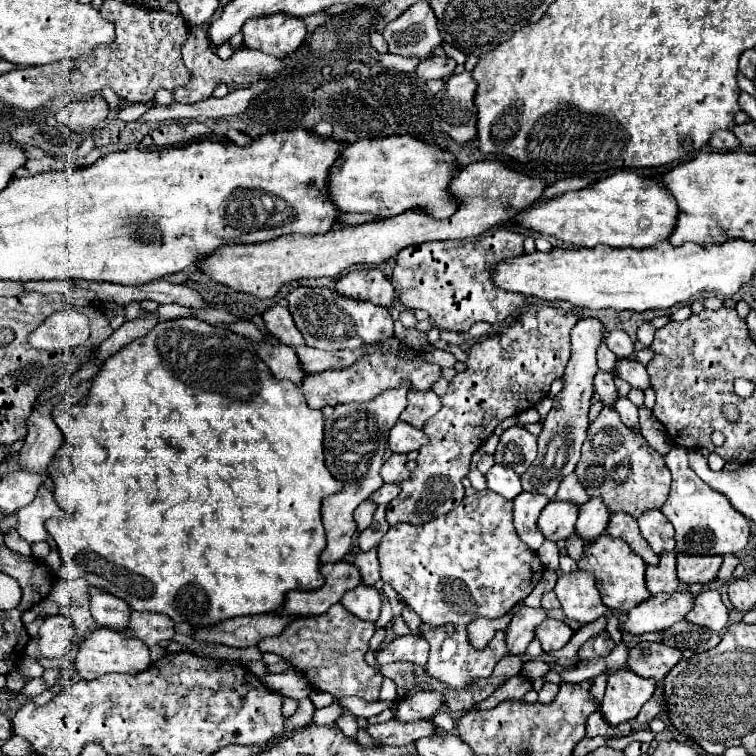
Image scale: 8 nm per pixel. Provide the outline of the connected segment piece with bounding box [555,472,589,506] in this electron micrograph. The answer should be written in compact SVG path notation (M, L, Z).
M575 472L569 474L569 476L565 476L565 480L561 480L555 498L557 498L557 500L569 500L569 502L575 502L575 504L579 504L579 506L589 500L589 496L587 496L585 488L579 484Z

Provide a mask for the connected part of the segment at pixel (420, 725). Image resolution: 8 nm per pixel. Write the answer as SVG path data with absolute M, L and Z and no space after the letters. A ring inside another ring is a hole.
M391 718L385 724L369 724L367 732L373 736L373 740L377 744L387 744L387 746L405 746L411 744L419 738L425 736L433 736L435 734L435 726L429 718L419 720L419 722L399 722L395 718Z

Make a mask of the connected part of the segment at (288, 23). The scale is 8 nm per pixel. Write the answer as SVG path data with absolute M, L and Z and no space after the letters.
M275 14L247 20L241 32L245 48L261 50L265 54L273 54L279 58L279 56L291 56L301 48L307 28L301 18Z

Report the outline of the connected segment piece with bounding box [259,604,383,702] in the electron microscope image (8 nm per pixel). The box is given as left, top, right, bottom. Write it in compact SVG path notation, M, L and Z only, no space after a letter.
M333 604L329 612L295 620L281 636L261 640L259 648L261 652L273 652L285 658L291 666L305 674L313 688L329 692L337 700L343 696L359 696L367 702L377 702L383 676L365 662L365 652L369 650L373 632L373 622L365 622L353 616L343 604Z

